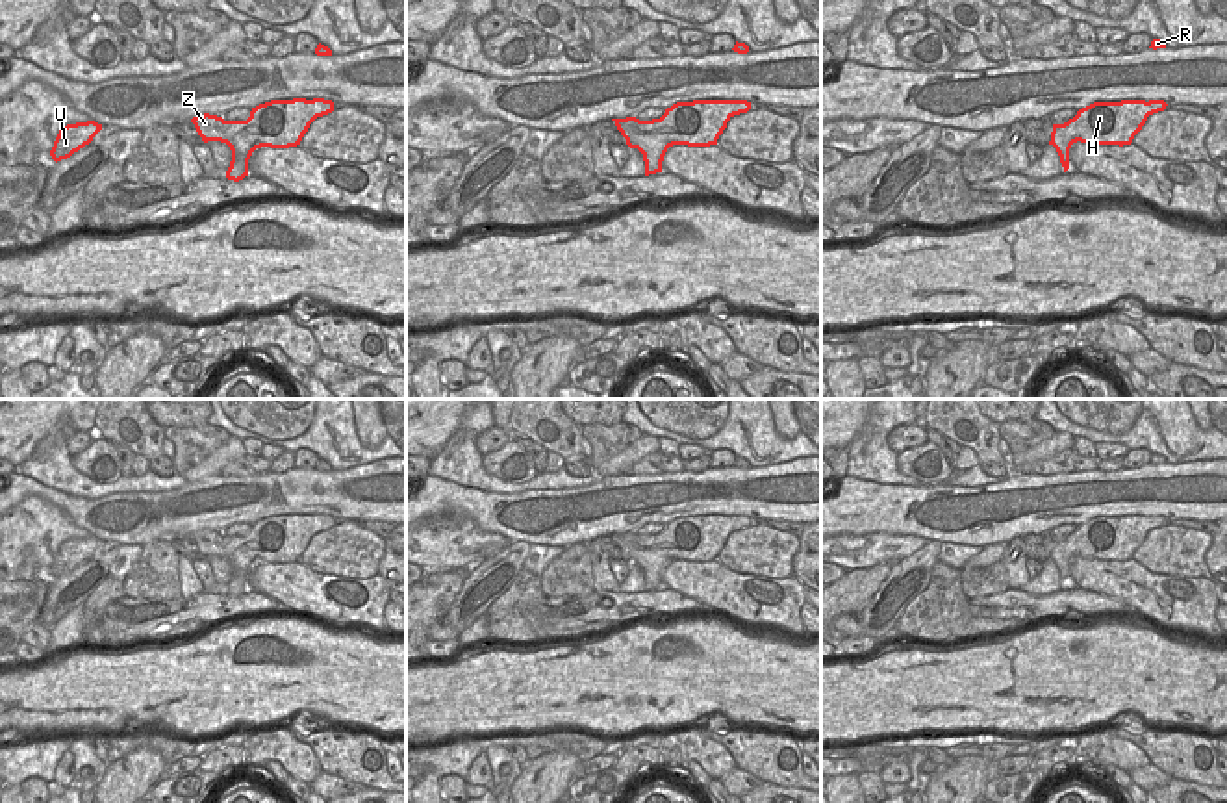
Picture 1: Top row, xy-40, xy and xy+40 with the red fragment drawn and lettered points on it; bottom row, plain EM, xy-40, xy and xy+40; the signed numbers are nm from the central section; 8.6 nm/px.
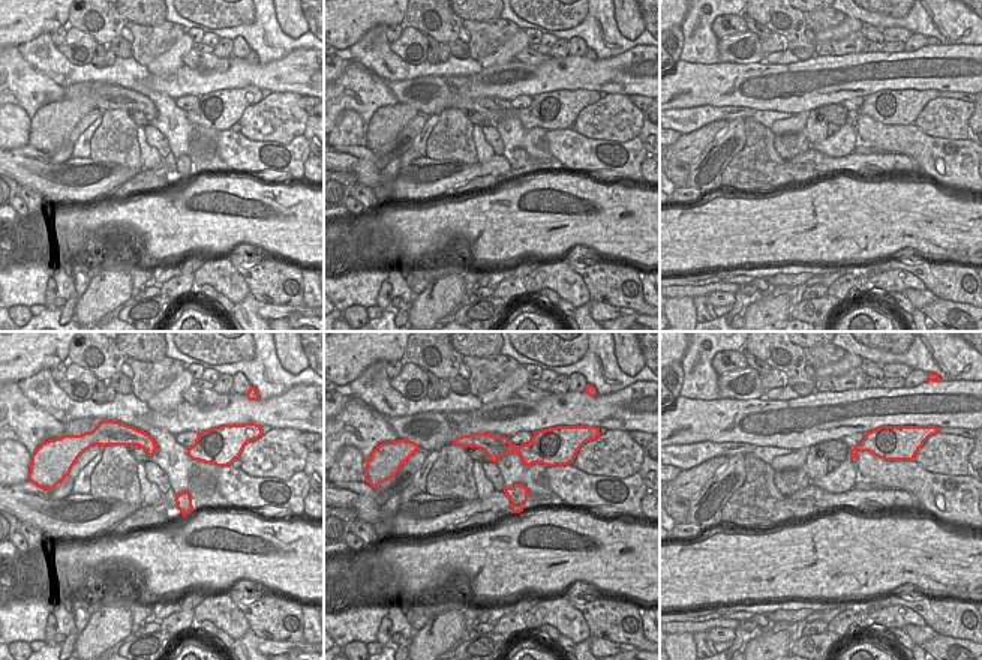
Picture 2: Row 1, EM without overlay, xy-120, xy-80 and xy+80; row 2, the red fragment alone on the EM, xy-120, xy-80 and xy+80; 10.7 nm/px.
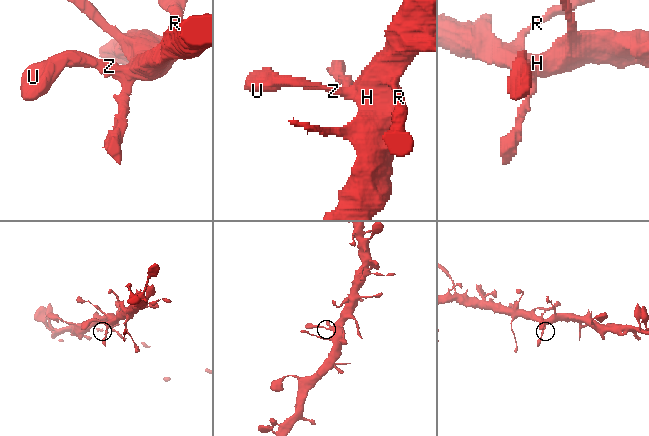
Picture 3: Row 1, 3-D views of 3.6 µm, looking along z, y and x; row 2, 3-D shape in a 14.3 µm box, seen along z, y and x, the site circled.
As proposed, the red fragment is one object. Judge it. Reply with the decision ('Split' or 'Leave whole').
Leave whole.

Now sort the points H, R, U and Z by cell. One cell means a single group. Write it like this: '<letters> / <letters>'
H R U Z

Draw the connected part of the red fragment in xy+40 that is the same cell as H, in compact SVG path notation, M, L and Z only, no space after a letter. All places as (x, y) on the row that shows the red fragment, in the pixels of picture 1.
M1164 100L1094 102L1064 124L1053 124L1051 141L1064 172L1069 169L1073 143L1131 145L1147 117L1166 109Z

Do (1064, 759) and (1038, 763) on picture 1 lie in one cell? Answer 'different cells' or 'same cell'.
same cell

